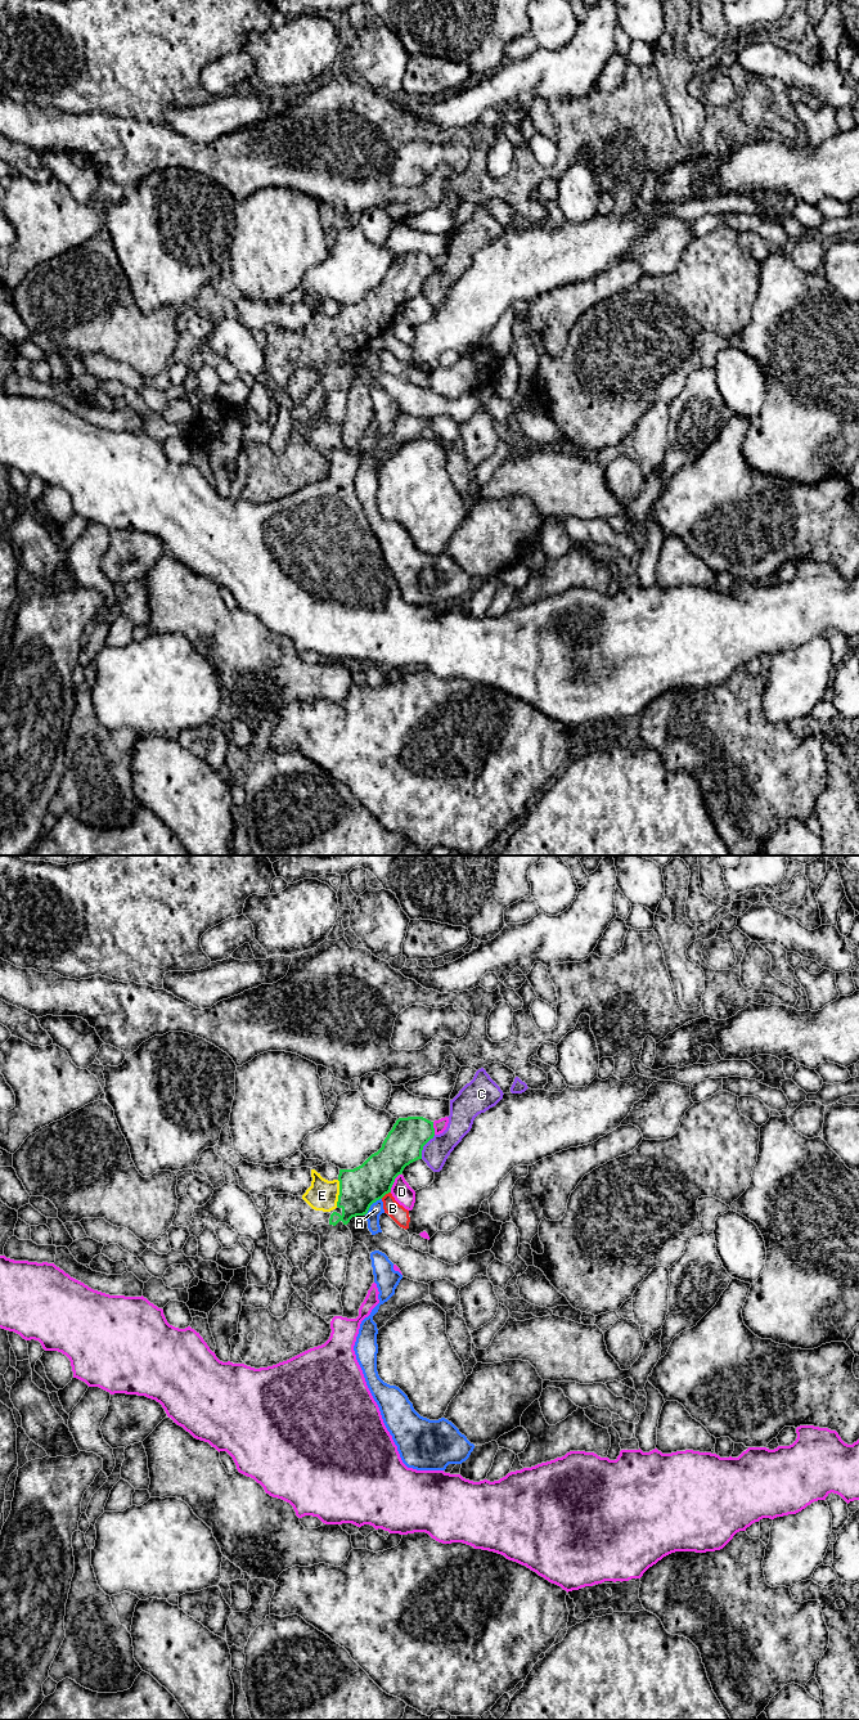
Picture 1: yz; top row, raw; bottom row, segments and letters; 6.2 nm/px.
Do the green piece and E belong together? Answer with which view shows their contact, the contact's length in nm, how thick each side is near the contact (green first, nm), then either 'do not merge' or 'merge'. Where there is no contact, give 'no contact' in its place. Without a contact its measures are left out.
contact in yz; length 170 nm; calibres 260 and 190 nm; merge

